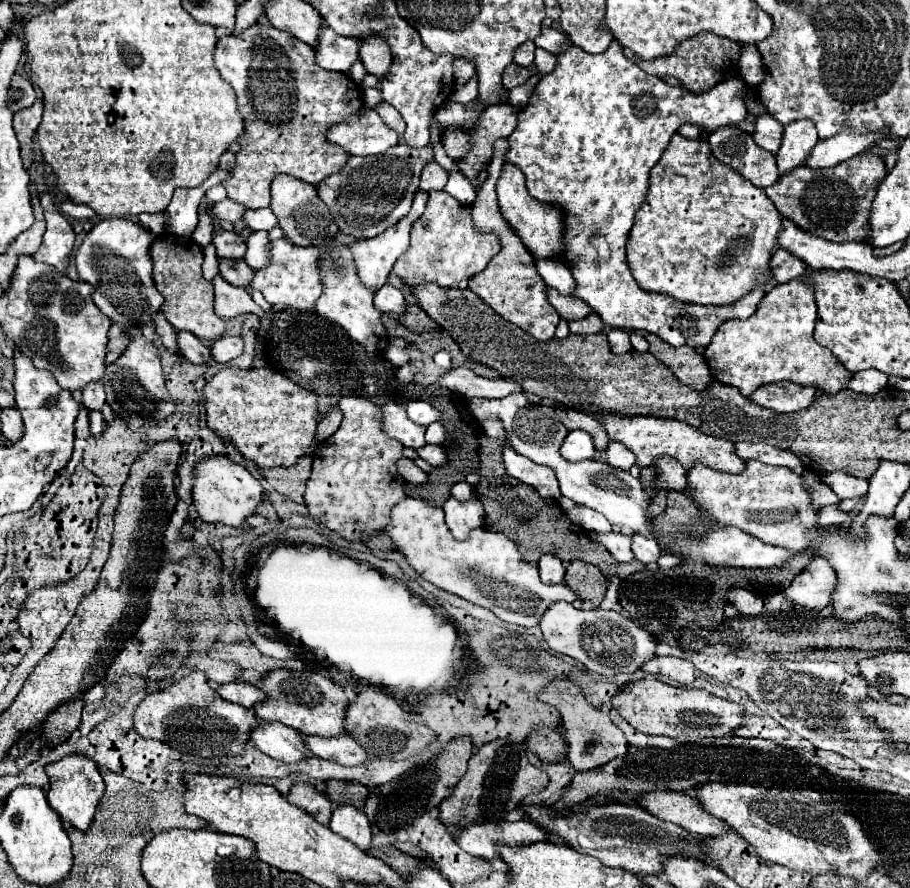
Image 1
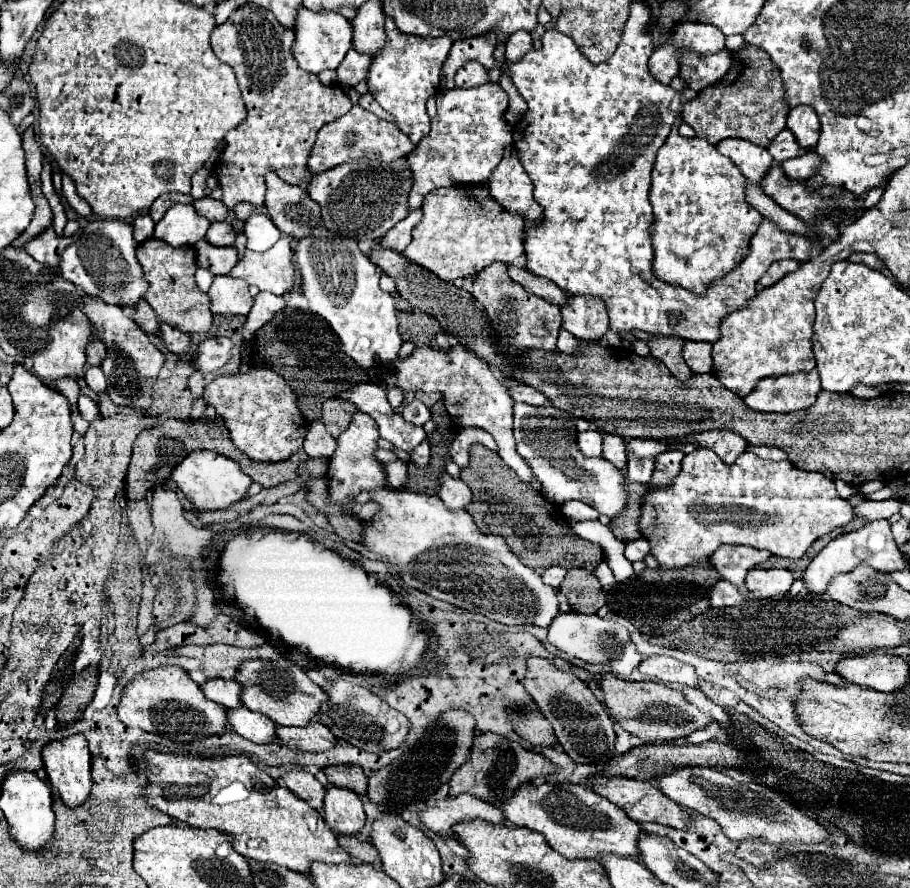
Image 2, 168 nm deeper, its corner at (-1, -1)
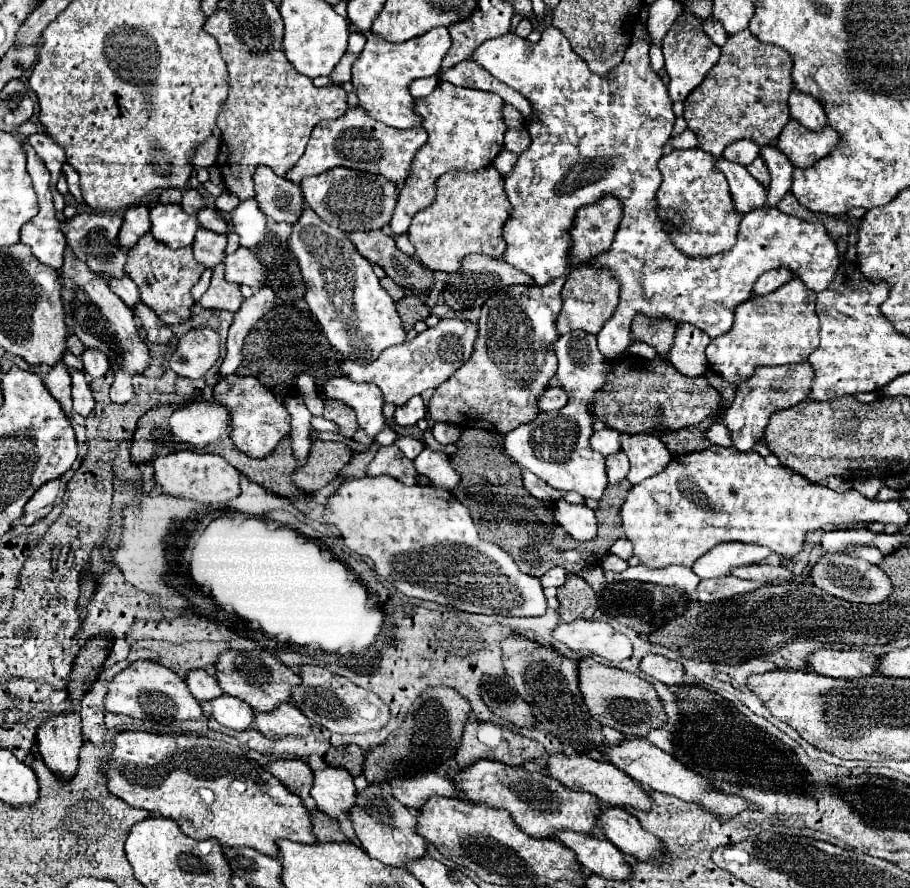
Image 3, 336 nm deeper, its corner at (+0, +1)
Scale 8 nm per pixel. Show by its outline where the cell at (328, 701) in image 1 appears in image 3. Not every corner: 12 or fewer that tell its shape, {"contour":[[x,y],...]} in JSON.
{"contour":[[262,648],[226,650],[216,680],[256,712],[288,702],[300,684]]}

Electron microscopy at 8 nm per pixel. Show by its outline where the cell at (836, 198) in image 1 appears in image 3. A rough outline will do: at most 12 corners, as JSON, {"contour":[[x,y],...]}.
{"contour":[[762,158],[748,164],[750,172],[760,184],[770,184],[770,172]]}

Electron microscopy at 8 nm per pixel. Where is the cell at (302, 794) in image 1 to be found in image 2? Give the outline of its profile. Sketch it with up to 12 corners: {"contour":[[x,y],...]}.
{"contour":[[291,770],[285,786],[311,808],[321,810],[325,788],[313,774]]}

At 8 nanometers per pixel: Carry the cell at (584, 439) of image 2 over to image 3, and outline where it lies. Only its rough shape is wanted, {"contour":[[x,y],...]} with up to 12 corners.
{"contour":[[612,428],[594,432],[592,448],[604,456],[620,450],[622,434]]}

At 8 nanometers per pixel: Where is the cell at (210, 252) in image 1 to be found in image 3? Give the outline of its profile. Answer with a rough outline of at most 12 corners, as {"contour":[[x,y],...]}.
{"contour":[[212,270],[192,286],[192,298],[198,302],[210,286]]}

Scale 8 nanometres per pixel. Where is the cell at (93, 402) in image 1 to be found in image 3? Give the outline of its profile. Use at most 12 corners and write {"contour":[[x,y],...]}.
{"contour":[[96,348],[82,354],[84,372],[102,378],[110,368],[106,354]]}

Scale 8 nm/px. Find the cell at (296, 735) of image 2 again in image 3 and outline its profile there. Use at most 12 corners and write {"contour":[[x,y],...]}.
{"contour":[[292,704],[256,712],[254,728],[268,740],[308,734],[310,720]]}

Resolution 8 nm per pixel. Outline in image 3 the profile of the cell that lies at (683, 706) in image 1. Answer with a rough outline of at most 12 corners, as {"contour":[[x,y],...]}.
{"contour":[[578,660],[588,710],[640,738],[666,722],[654,686]]}

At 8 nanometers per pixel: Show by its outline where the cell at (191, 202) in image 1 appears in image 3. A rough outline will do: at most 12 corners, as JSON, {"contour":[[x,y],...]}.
{"contour":[[176,204],[150,208],[150,232],[170,248],[190,246],[194,214]]}

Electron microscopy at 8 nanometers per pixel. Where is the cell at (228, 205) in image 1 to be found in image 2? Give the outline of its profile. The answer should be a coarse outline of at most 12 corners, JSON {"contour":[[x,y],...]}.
{"contour":[[211,196],[195,200],[201,216],[227,220],[231,212],[221,200]]}

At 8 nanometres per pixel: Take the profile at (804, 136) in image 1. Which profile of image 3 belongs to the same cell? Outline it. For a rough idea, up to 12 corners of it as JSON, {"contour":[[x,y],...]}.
{"contour":[[792,90],[790,116],[810,130],[828,124],[820,100]]}

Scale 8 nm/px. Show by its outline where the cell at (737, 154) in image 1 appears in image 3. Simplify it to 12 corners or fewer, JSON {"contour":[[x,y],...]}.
{"contour":[[752,140],[728,144],[722,154],[726,160],[748,166],[760,156],[760,146]]}

